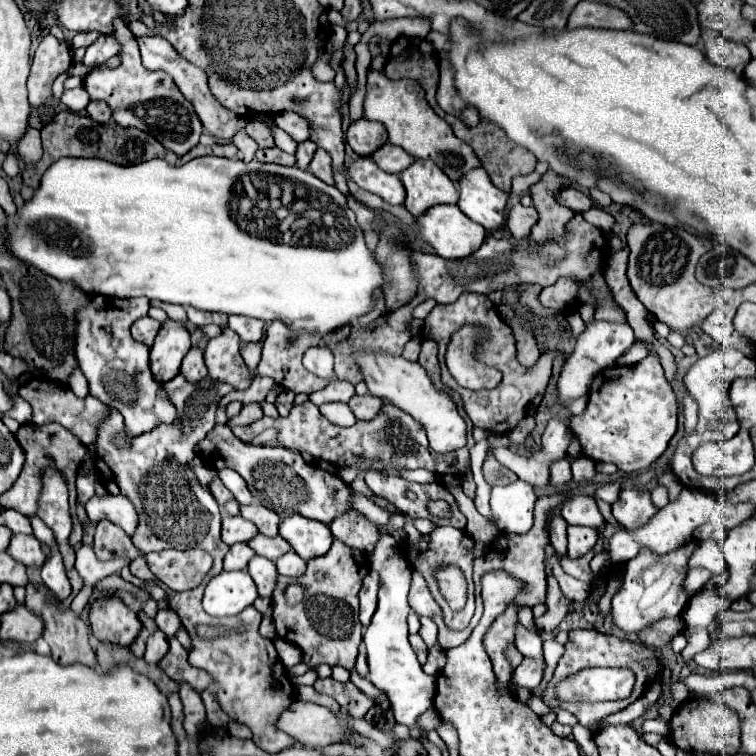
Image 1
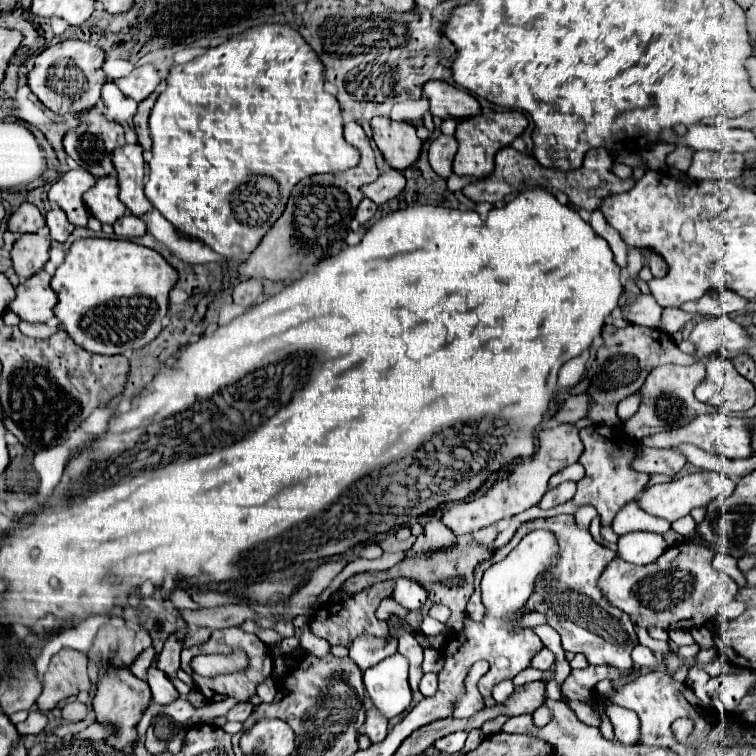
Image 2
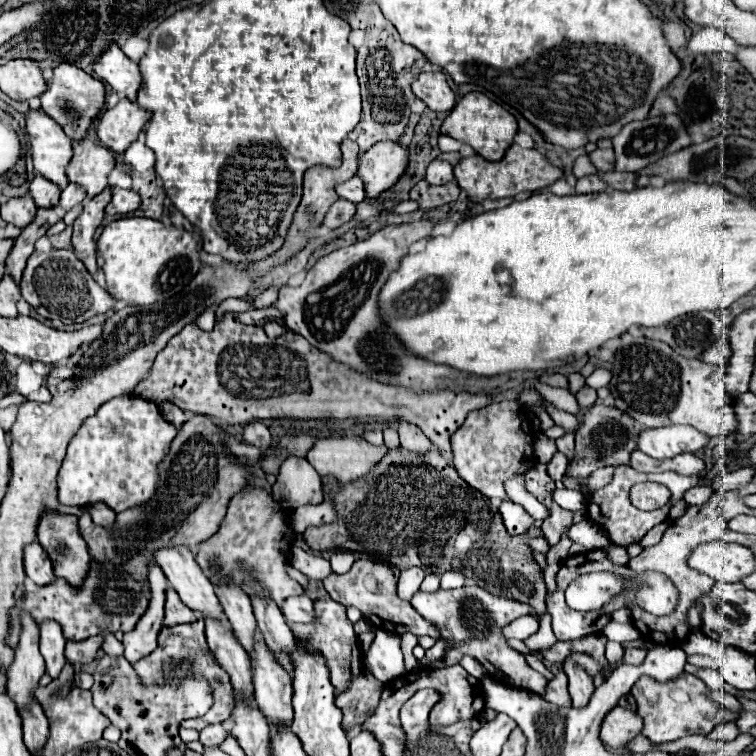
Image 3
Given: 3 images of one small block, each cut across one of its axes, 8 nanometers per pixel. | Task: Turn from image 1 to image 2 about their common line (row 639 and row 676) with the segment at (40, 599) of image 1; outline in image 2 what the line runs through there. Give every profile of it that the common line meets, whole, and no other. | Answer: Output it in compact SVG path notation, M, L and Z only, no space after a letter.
M62 648L52 656L42 684L44 690L36 702L42 712L54 710L60 700L76 696L80 690L88 690L90 678L86 654L72 648Z

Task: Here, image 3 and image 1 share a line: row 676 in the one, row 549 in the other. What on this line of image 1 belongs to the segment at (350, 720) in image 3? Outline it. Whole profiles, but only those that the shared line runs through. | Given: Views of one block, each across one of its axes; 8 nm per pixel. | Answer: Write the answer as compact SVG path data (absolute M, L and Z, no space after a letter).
M346 512L338 516L330 524L330 530L334 538L338 538L346 546L360 550L364 554L374 552L374 542L378 542L378 536L380 536L378 528L364 516L358 516L356 512Z

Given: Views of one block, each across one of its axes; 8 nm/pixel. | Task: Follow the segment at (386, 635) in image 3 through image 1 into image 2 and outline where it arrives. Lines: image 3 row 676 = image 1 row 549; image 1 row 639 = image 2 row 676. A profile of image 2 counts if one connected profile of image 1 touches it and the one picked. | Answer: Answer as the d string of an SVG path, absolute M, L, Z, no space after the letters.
M400 654L384 658L368 668L364 672L364 684L374 706L378 706L386 718L398 716L410 706L412 694L408 686L408 662Z

